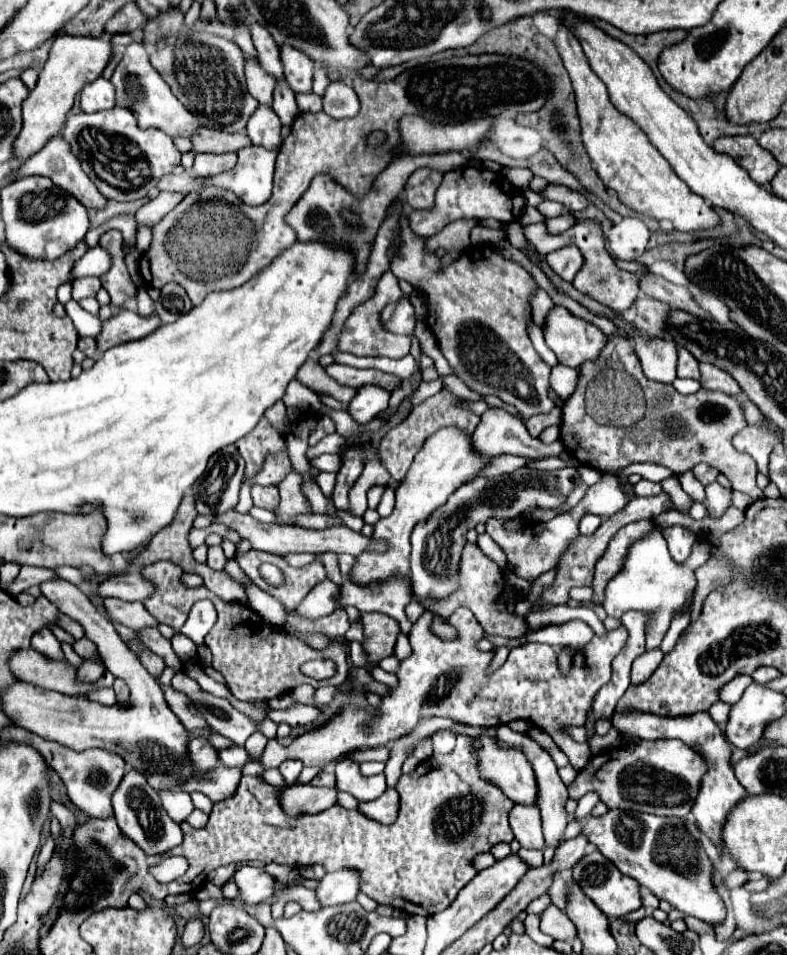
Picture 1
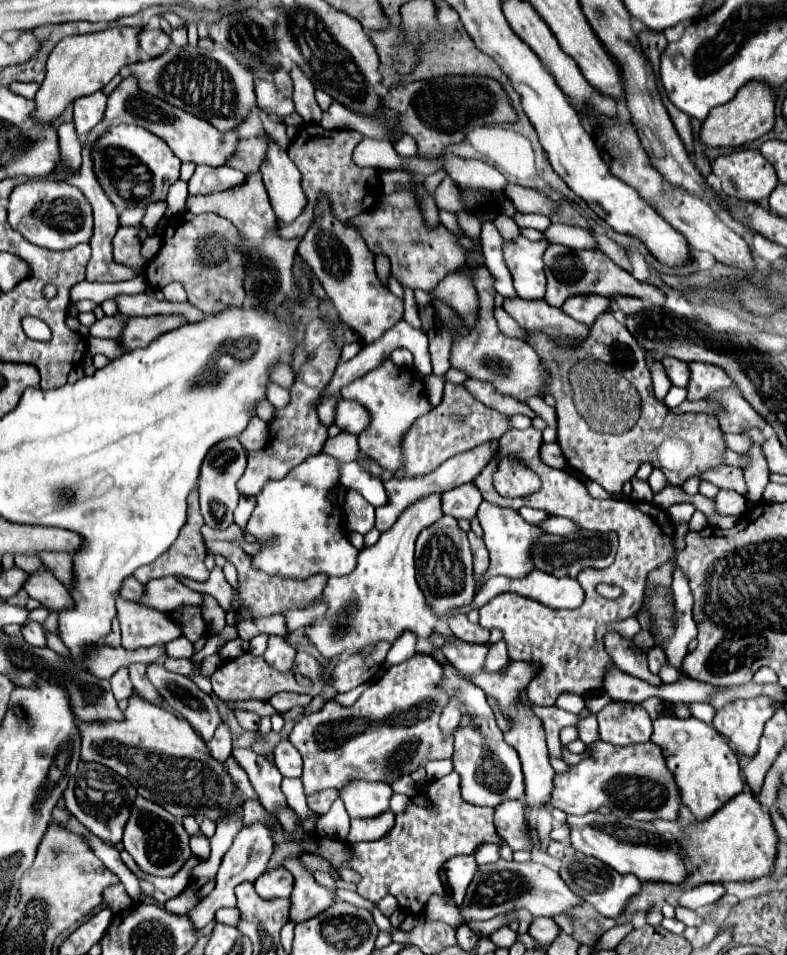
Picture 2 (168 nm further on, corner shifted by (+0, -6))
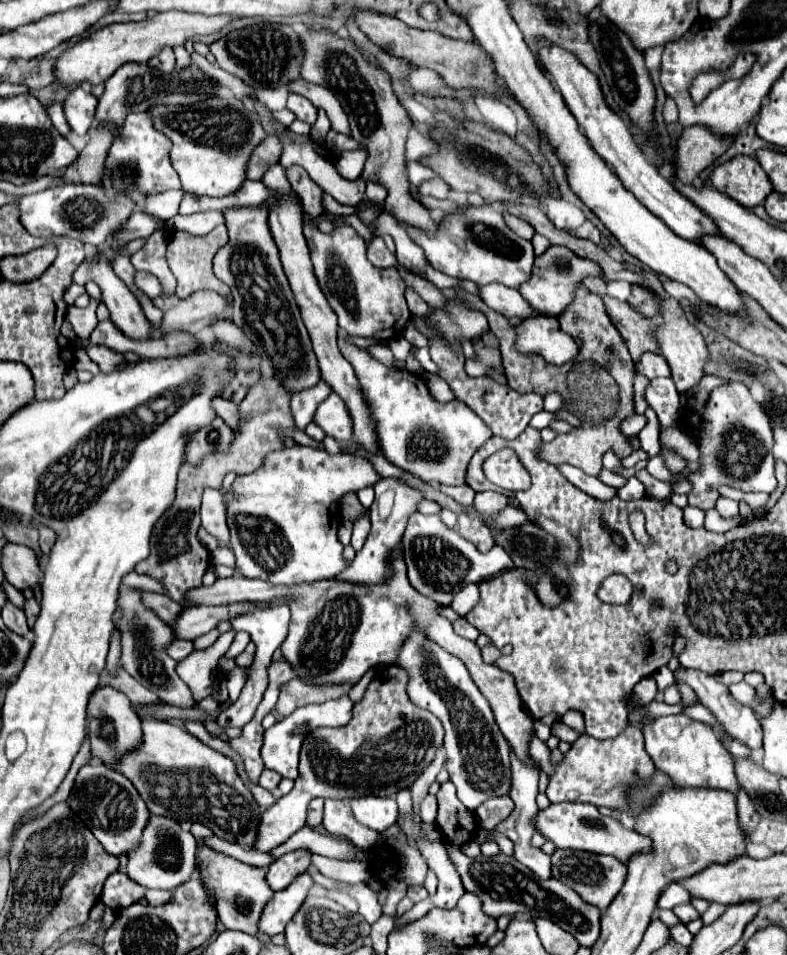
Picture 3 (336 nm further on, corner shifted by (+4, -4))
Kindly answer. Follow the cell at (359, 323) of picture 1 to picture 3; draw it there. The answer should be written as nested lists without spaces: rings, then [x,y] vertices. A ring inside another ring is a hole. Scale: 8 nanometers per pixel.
[[[396,338],[396,340],[390,340],[390,350],[392,350],[392,354],[394,354],[394,358],[396,360],[400,360],[400,362],[404,362],[406,358],[408,358],[408,352],[410,352],[410,348],[412,348],[412,344],[406,340],[406,338]]]

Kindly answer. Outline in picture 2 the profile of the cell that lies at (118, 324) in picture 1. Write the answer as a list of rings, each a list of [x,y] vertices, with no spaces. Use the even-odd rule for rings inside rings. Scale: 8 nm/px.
[[[156,314],[156,316],[130,318],[120,340],[128,350],[144,348],[160,334],[168,330],[176,330],[178,326],[184,326],[184,324],[188,324],[188,320],[182,314]]]

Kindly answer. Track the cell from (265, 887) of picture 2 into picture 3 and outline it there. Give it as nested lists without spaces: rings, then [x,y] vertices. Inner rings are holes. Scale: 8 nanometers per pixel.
[[[306,850],[288,852],[280,856],[274,864],[270,864],[266,872],[266,882],[274,892],[284,890],[292,882],[292,878],[306,872],[308,866],[310,866],[310,854]]]

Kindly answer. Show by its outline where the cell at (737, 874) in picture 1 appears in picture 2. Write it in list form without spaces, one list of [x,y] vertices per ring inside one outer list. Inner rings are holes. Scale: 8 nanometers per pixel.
[[[702,884],[702,886],[694,886],[690,890],[684,890],[680,894],[680,898],[676,900],[676,904],[682,908],[696,910],[700,906],[708,906],[708,904],[718,902],[724,894],[726,894],[726,888],[722,884]]]

